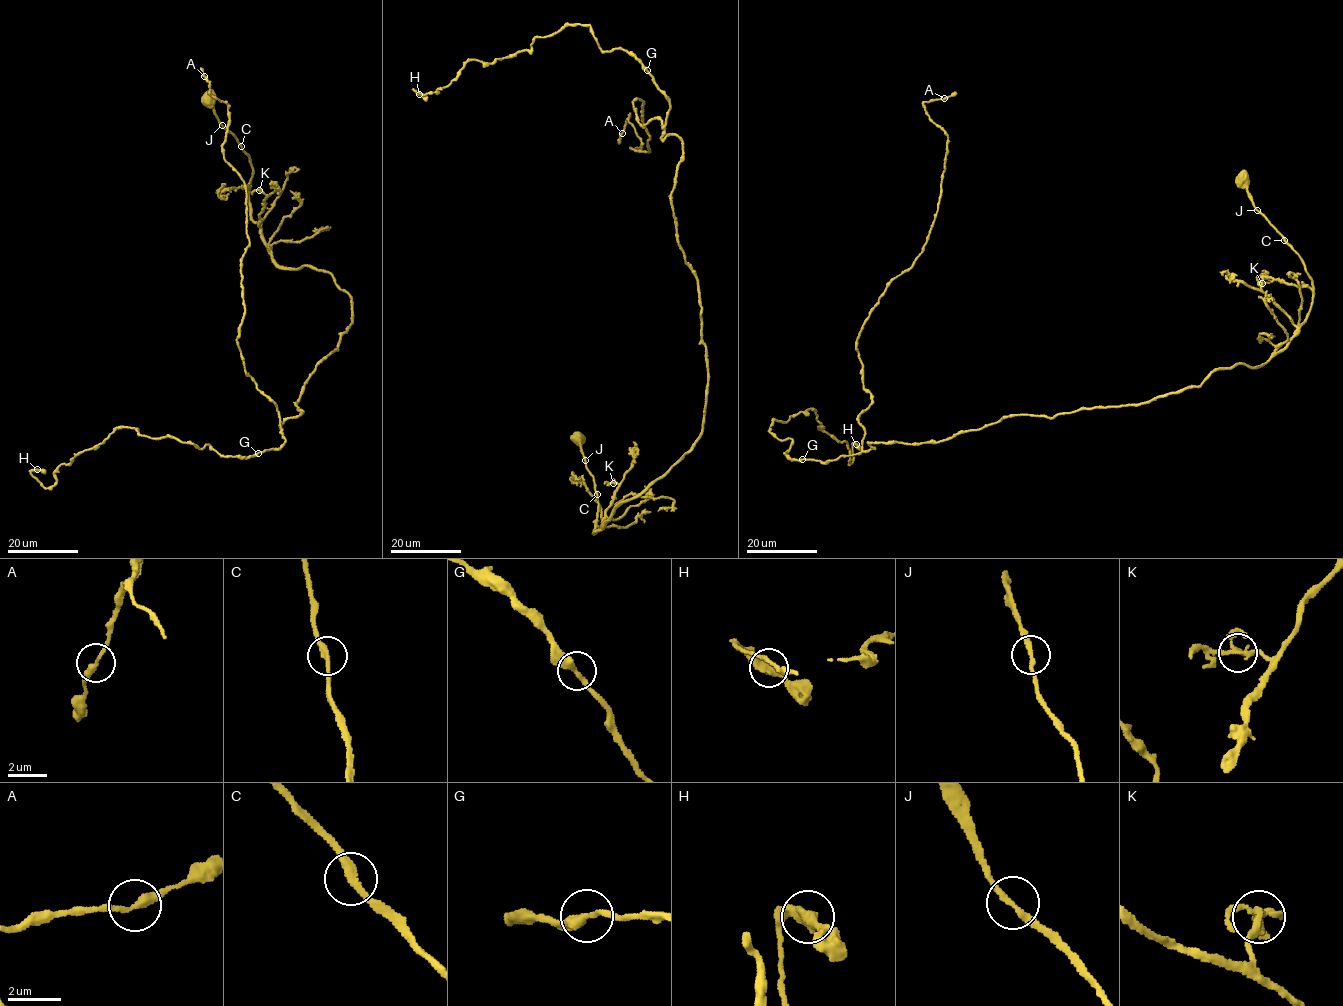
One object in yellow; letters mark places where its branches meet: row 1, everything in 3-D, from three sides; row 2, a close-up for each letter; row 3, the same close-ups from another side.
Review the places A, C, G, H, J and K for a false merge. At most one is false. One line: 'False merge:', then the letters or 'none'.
False merge: none

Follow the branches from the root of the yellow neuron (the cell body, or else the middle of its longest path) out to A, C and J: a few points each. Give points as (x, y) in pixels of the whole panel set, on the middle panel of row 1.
A: (576, 437), (593, 534), (704, 418), (683, 141), (636, 98), (650, 150), (630, 114), (622, 133)
C: (576, 437), (574, 439), (580, 445), (597, 494)
J: (576, 437), (574, 439), (580, 445), (585, 460)

